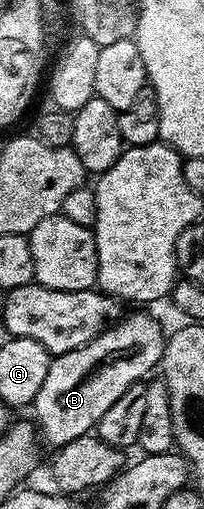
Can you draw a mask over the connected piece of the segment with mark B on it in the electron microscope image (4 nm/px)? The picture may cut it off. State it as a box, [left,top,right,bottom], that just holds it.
[31,312,166,448]

